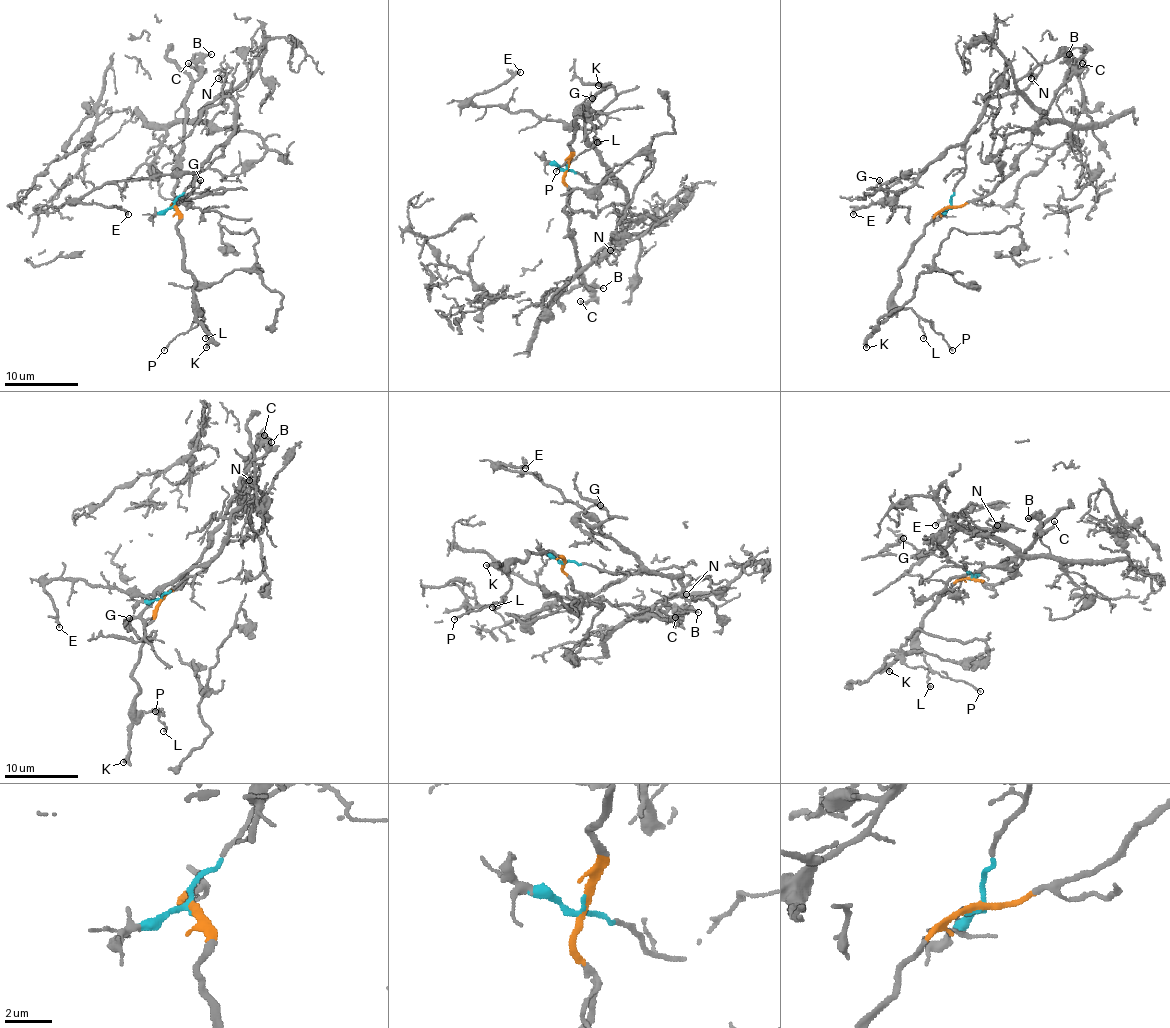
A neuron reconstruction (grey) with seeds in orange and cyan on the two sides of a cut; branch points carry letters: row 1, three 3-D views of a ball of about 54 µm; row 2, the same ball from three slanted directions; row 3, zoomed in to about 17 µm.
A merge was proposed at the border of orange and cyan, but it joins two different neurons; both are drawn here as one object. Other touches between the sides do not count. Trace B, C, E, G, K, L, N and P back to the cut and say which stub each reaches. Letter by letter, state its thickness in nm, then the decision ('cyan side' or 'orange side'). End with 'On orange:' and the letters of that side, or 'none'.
B: calibre 200 nm; orange side
C: calibre 220 nm; orange side
E: calibre 220 nm; cyan side
G: calibre 130 nm; cyan side
K: calibre 240 nm; orange side
L: calibre 150 nm; orange side
N: calibre 160 nm; cyan side
P: calibre 130 nm; orange side
On orange: B, C, K, L, P

